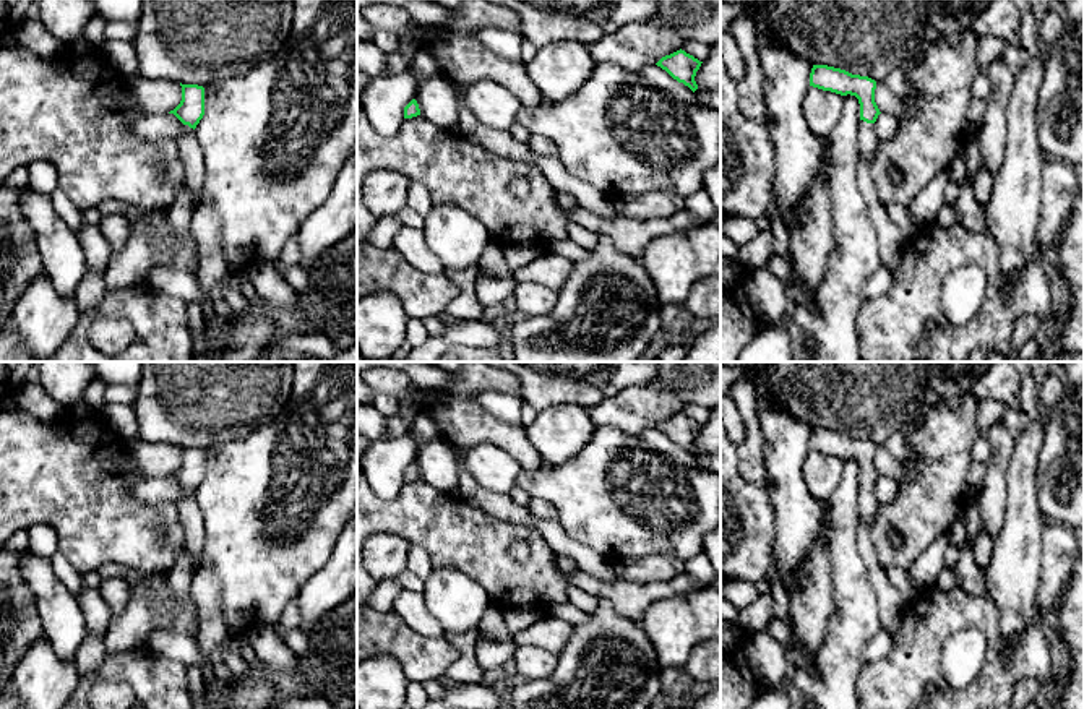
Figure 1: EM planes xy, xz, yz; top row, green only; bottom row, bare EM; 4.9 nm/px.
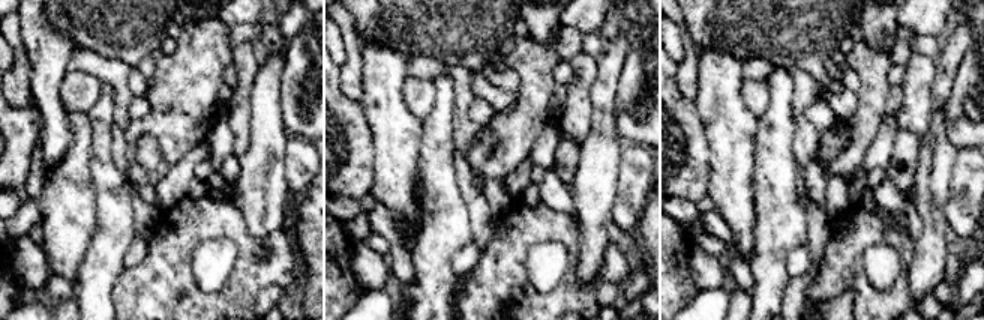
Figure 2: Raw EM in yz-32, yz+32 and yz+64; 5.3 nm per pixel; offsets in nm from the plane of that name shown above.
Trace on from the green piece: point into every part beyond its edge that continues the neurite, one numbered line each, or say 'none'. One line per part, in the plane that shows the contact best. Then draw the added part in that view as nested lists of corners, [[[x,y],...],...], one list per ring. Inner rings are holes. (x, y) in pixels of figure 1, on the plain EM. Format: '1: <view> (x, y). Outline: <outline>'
1: yz (868, 505). Outline: [[[860,483],[857,501],[858,501],[860,519],[871,527],[881,506],[880,500],[876,498],[875,487],[867,487]]]

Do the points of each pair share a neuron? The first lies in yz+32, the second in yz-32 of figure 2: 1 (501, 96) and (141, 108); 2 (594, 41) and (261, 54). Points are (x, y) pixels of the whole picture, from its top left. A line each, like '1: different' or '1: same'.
1: different
2: same

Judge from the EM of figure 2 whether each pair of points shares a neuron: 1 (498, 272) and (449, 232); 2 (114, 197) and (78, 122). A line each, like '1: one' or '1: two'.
1: two
2: two

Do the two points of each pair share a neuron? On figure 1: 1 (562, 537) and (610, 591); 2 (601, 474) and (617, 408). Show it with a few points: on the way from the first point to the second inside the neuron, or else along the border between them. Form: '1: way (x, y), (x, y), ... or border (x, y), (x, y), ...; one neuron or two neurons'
1: border (578, 568), (604, 581), (617, 578); two neurons
2: border (597, 425), (612, 425), (625, 432), (649, 429); two neurons

